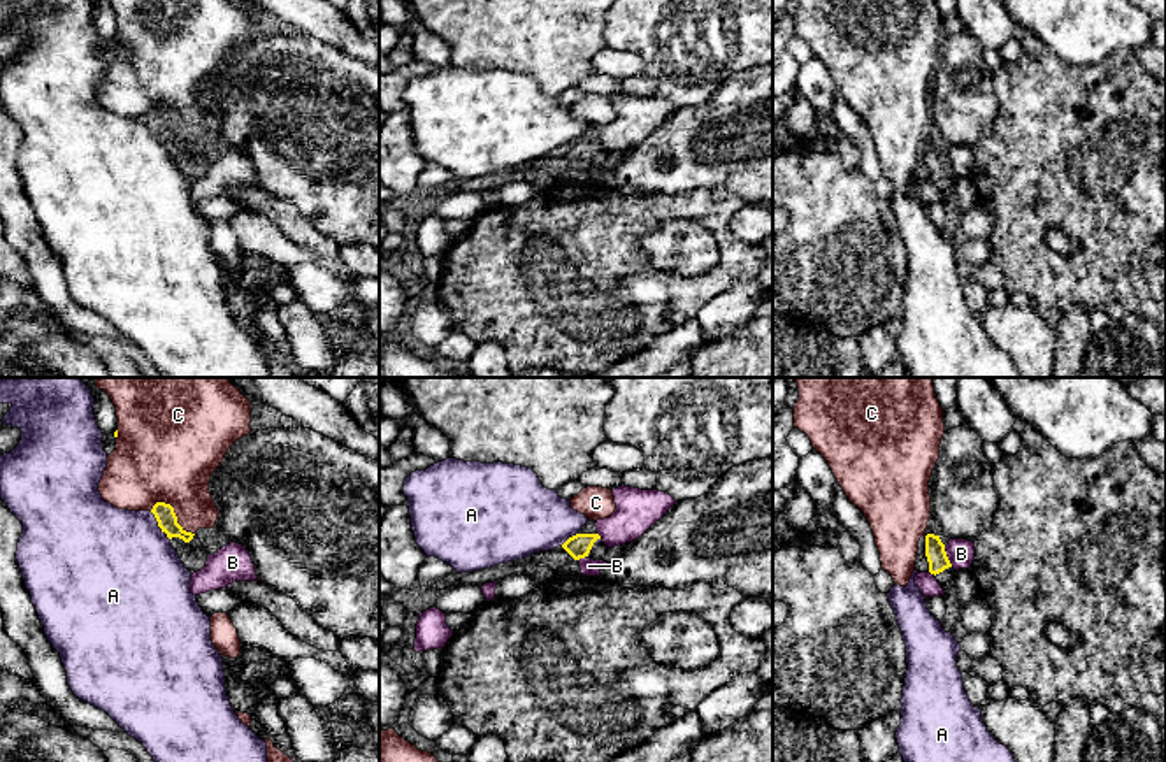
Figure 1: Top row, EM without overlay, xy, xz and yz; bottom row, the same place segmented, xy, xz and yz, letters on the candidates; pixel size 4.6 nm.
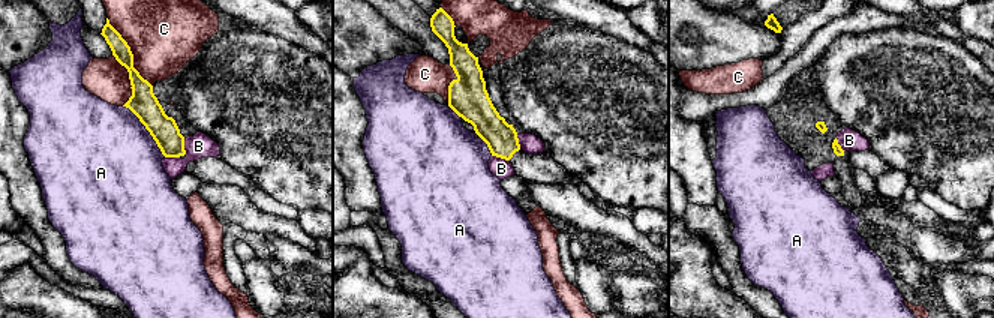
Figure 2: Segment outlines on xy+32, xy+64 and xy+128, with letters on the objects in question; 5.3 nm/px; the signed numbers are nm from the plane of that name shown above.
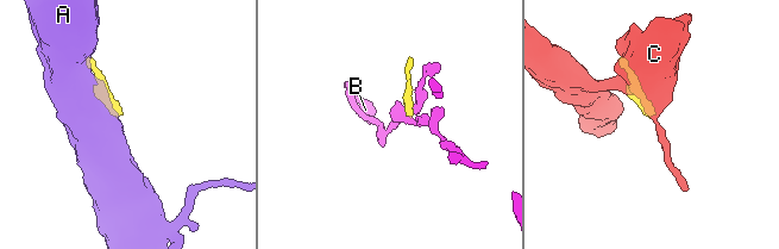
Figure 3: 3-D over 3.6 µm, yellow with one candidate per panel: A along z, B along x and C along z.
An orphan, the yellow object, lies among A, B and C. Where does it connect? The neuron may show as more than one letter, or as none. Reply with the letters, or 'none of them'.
none of them

